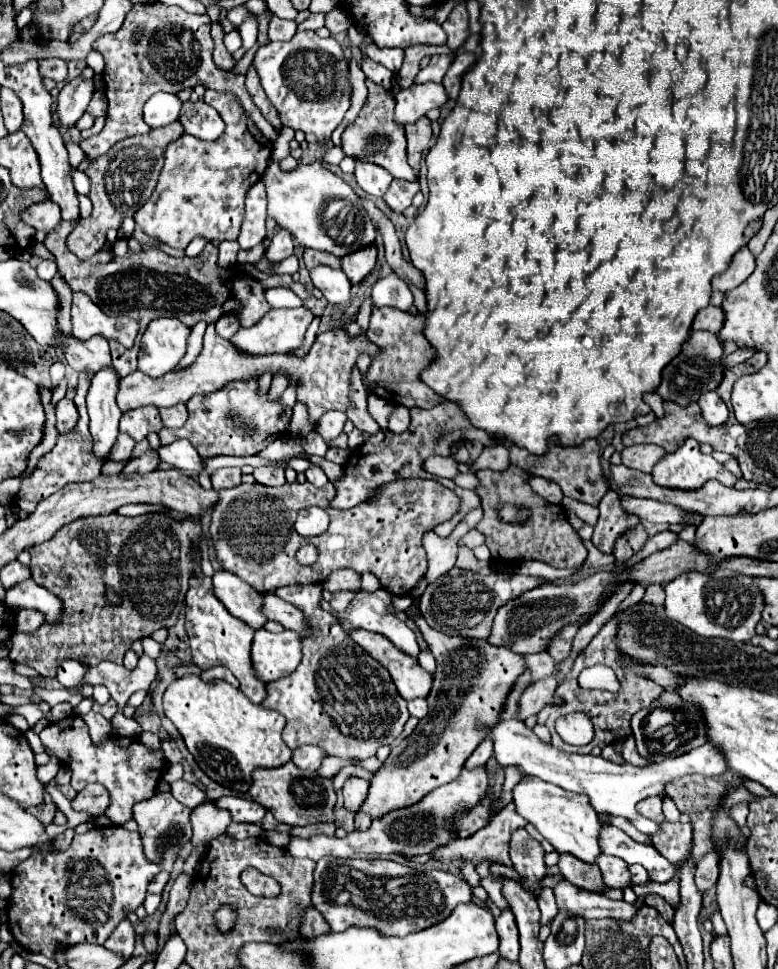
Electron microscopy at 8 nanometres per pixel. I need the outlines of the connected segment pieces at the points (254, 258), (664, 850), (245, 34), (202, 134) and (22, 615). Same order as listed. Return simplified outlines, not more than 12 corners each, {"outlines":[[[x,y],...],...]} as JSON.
{"outlines":[[[262,243],[250,251],[239,251],[240,263],[256,263],[262,259]],[[662,823],[654,847],[670,863],[692,851],[690,823]],[[256,17],[244,21],[238,33],[242,35],[242,49],[256,45],[258,21]],[[186,101],[180,123],[206,141],[226,127],[220,113],[204,101]],[[34,609],[16,615],[18,633],[36,633],[44,617]]]}

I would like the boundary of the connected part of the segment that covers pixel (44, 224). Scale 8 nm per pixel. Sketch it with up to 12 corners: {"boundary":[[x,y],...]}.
{"boundary":[[52,201],[26,207],[20,217],[36,231],[50,233],[60,223]]}

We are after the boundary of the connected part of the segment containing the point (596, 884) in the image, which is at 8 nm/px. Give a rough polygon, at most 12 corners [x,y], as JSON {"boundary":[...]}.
{"boundary":[[570,853],[558,867],[566,881],[588,891],[604,889],[600,869]]}

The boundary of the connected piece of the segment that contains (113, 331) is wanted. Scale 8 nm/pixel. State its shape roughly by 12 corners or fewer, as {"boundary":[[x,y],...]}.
{"boundary":[[72,293],[72,335],[118,339],[118,321]]}

